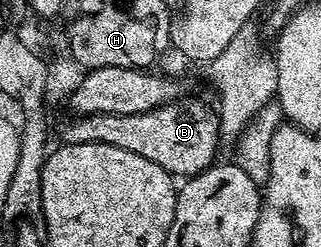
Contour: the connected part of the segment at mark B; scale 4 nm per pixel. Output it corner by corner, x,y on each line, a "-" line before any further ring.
180,97
157,110
141,112
140,114
84,114
72,117
72,122
59,134
58,141
63,144
113,144
113,148
125,148
129,152
137,152
145,156
145,160
159,162
172,176
190,176
207,170
216,161
215,153
219,150
221,137
219,133
219,115
214,109
210,110
199,98

